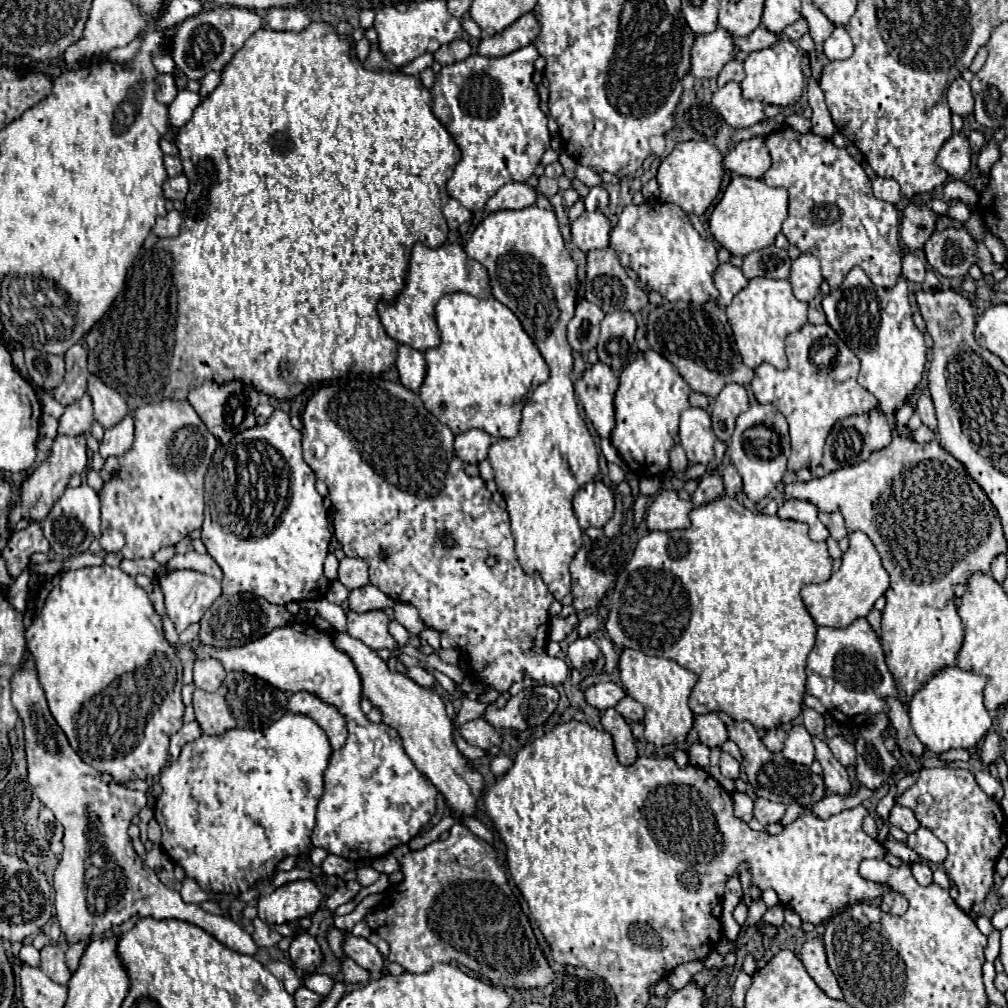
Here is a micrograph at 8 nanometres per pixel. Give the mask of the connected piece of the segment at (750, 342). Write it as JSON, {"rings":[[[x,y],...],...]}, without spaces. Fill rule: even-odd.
{"rings":[[[750,279],[748,287],[742,289],[726,307],[728,323],[732,327],[732,335],[744,359],[744,365],[756,369],[762,363],[770,363],[776,369],[786,369],[788,361],[784,355],[784,339],[806,323],[806,311],[808,303],[794,297],[792,287],[786,279]]]}

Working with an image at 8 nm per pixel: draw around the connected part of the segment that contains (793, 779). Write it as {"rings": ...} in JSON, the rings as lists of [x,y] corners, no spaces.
{"rings":[[[734,721],[734,723],[726,725],[726,729],[728,729],[728,739],[734,741],[742,751],[742,765],[744,765],[744,771],[748,775],[748,781],[750,781],[756,797],[776,801],[776,803],[784,803],[784,805],[798,803],[802,807],[810,807],[824,797],[826,787],[824,787],[822,777],[812,773],[810,767],[806,767],[806,765],[798,765],[798,763],[784,759],[782,753],[768,751],[764,747],[762,739],[758,737],[756,729],[752,727],[752,723]]]}

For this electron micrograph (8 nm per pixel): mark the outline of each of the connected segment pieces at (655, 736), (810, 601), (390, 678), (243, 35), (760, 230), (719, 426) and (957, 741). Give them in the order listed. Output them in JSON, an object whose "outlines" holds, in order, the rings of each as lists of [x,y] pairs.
{"outlines":[[[[624,649],[620,655],[620,677],[624,683],[626,693],[644,705],[646,717],[644,717],[644,739],[652,743],[654,747],[666,747],[666,745],[678,745],[684,743],[692,731],[694,713],[688,707],[688,697],[692,693],[692,687],[696,685],[698,677],[680,667],[672,659],[660,659],[660,657],[648,657],[642,651]]],[[[854,531],[848,535],[850,539],[850,547],[848,551],[842,555],[842,565],[840,569],[824,583],[816,583],[816,585],[804,585],[802,587],[802,601],[810,613],[810,617],[814,619],[816,627],[848,627],[852,621],[866,617],[876,599],[882,597],[890,585],[888,573],[884,571],[880,557],[872,545],[872,541],[862,533],[862,531]]],[[[336,633],[334,645],[352,659],[362,681],[362,697],[366,697],[372,707],[382,713],[384,725],[398,731],[404,743],[404,751],[444,795],[446,805],[452,809],[452,815],[474,815],[484,781],[482,775],[468,767],[466,759],[458,753],[456,743],[452,739],[452,721],[446,715],[444,701],[440,699],[440,695],[436,695],[432,689],[416,685],[404,673],[392,671],[388,663],[376,655],[376,651],[366,647],[360,639],[350,637],[348,633]]],[[[218,7],[212,11],[202,11],[176,25],[170,55],[188,79],[200,81],[208,71],[220,71],[234,57],[234,53],[242,49],[246,39],[262,27],[262,17],[250,9]]],[[[734,177],[710,215],[710,233],[732,255],[748,255],[774,243],[784,219],[788,217],[788,191],[768,187],[762,179]]],[[[728,383],[720,391],[720,395],[712,401],[710,409],[712,429],[720,441],[730,441],[734,431],[734,421],[746,409],[748,409],[746,389],[738,383]]],[[[958,667],[942,669],[936,673],[910,701],[908,713],[912,719],[912,729],[920,743],[936,755],[942,755],[950,749],[972,749],[986,735],[992,725],[992,719],[982,703],[982,689],[986,677],[962,671]]]]}

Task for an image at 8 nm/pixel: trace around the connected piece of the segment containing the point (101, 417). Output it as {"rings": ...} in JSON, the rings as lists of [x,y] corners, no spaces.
{"rings":[[[96,375],[88,377],[88,393],[94,403],[94,419],[100,421],[104,427],[116,425],[128,413],[126,399],[120,395],[120,391],[108,387]]]}

